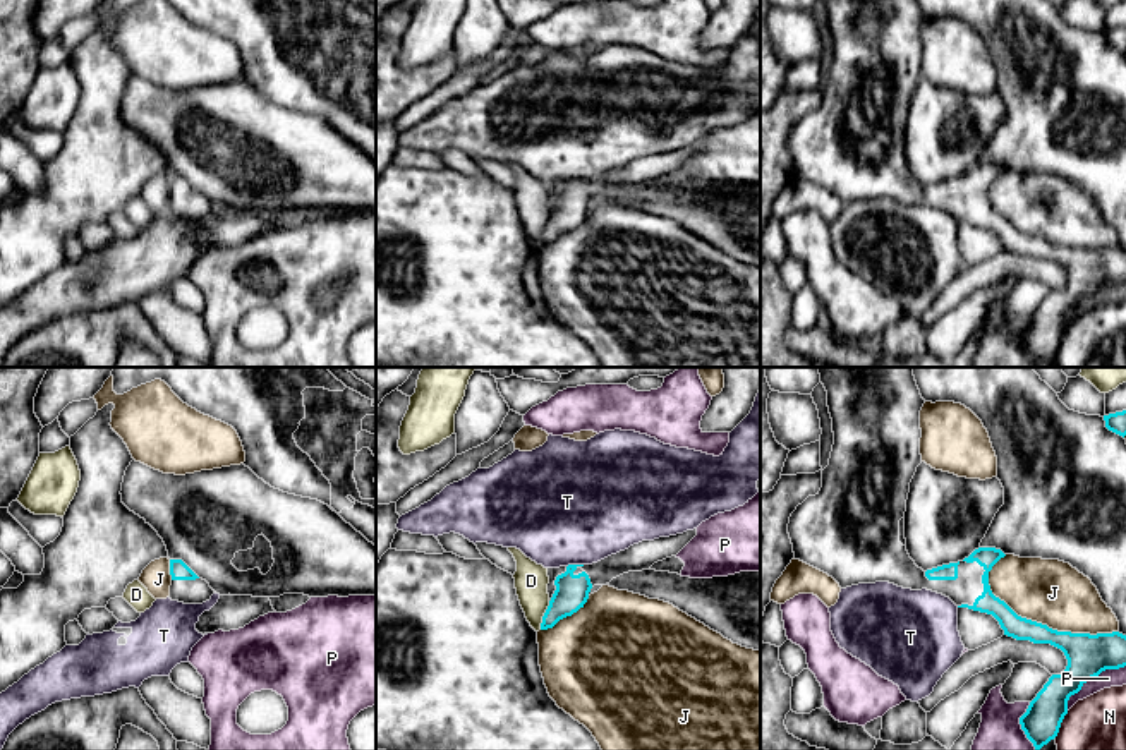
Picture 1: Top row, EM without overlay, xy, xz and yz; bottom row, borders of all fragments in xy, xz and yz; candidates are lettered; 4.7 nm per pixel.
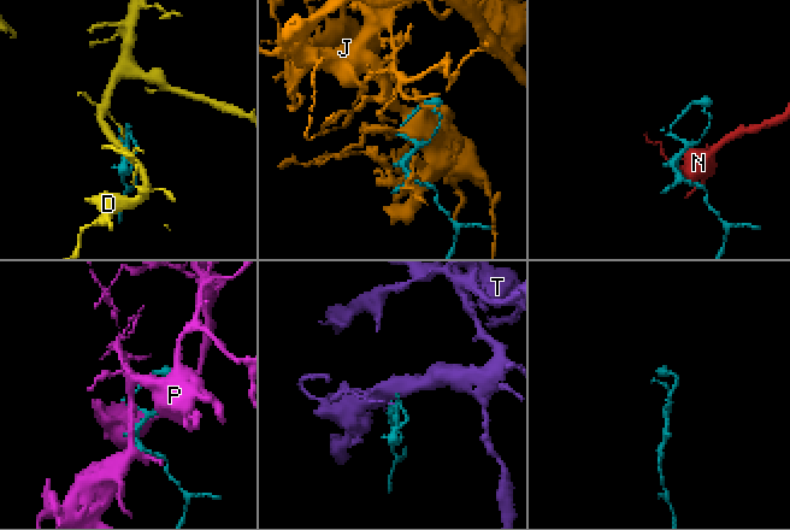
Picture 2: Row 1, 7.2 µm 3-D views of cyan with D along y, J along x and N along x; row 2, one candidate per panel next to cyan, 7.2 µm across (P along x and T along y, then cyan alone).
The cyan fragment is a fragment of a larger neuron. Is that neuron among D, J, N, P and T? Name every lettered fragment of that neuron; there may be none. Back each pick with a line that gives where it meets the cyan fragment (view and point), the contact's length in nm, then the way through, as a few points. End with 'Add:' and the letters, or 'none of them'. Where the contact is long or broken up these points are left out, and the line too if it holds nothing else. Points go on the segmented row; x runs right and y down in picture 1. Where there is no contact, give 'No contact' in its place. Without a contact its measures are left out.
Add: none of them

